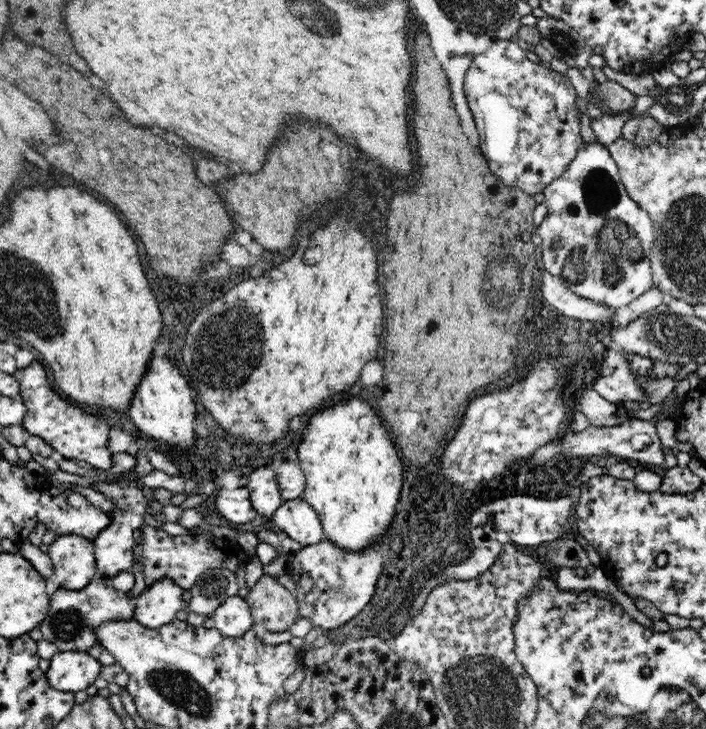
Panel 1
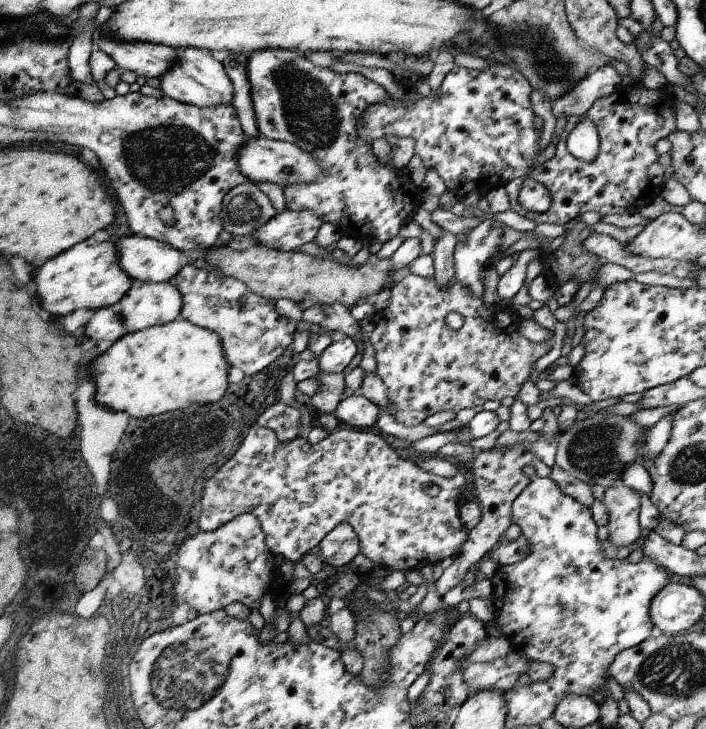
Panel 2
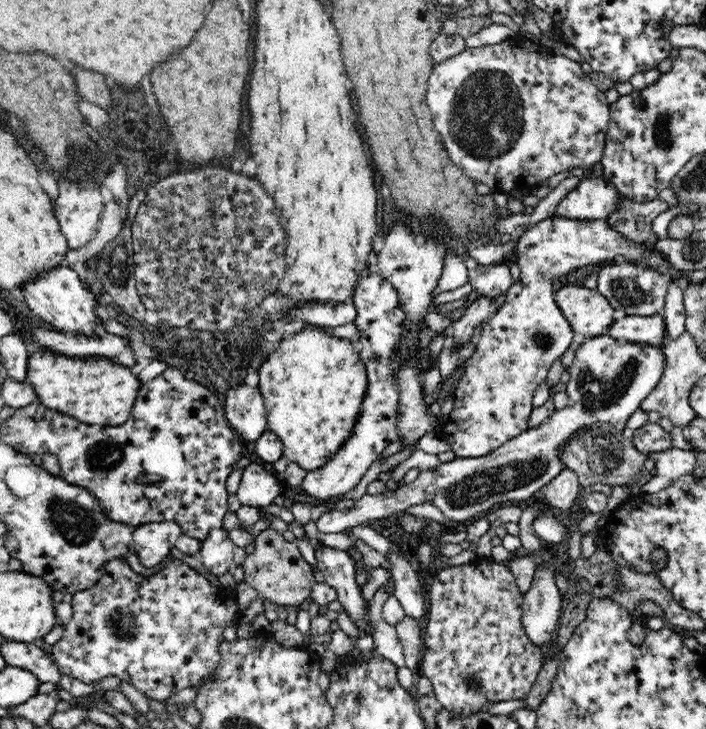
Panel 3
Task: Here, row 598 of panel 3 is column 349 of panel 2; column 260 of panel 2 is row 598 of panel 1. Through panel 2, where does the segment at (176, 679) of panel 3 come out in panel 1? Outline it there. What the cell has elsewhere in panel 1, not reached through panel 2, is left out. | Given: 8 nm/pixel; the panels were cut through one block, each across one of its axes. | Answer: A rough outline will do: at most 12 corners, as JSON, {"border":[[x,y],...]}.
{"border":[[106,577],[59,587],[38,628],[86,652],[106,620],[134,620],[135,598]]}

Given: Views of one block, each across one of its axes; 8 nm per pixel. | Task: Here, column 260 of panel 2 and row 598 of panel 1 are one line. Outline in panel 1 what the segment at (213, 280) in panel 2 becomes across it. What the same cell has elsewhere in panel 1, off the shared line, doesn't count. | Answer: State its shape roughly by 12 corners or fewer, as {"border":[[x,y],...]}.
{"border":[[388,537],[288,555],[299,616],[325,631],[374,594]]}

